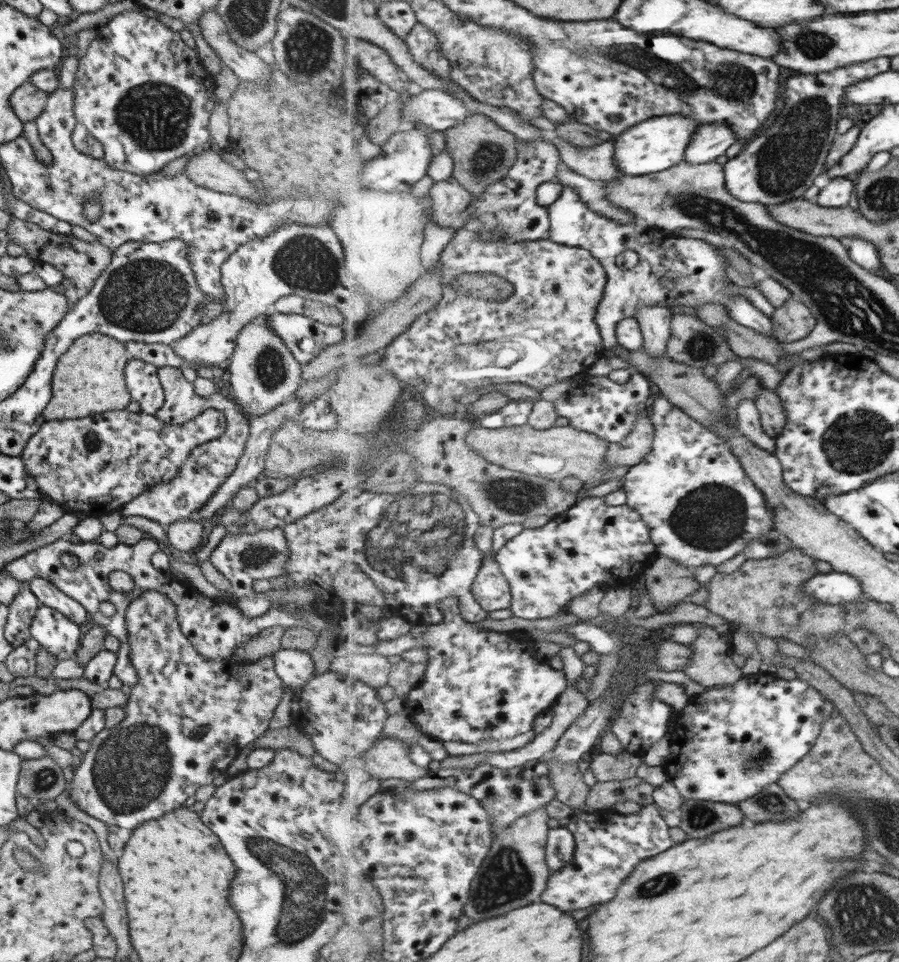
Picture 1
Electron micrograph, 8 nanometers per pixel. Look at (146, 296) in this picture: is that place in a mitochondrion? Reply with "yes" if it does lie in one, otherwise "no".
yes

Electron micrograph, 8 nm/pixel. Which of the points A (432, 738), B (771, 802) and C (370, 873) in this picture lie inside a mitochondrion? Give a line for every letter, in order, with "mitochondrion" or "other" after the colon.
A: other
B: mitochondrion
C: other

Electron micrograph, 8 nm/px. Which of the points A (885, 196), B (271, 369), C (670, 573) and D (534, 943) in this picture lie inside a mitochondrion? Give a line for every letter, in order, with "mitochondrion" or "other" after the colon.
A: mitochondrion
B: mitochondrion
C: mitochondrion
D: other

